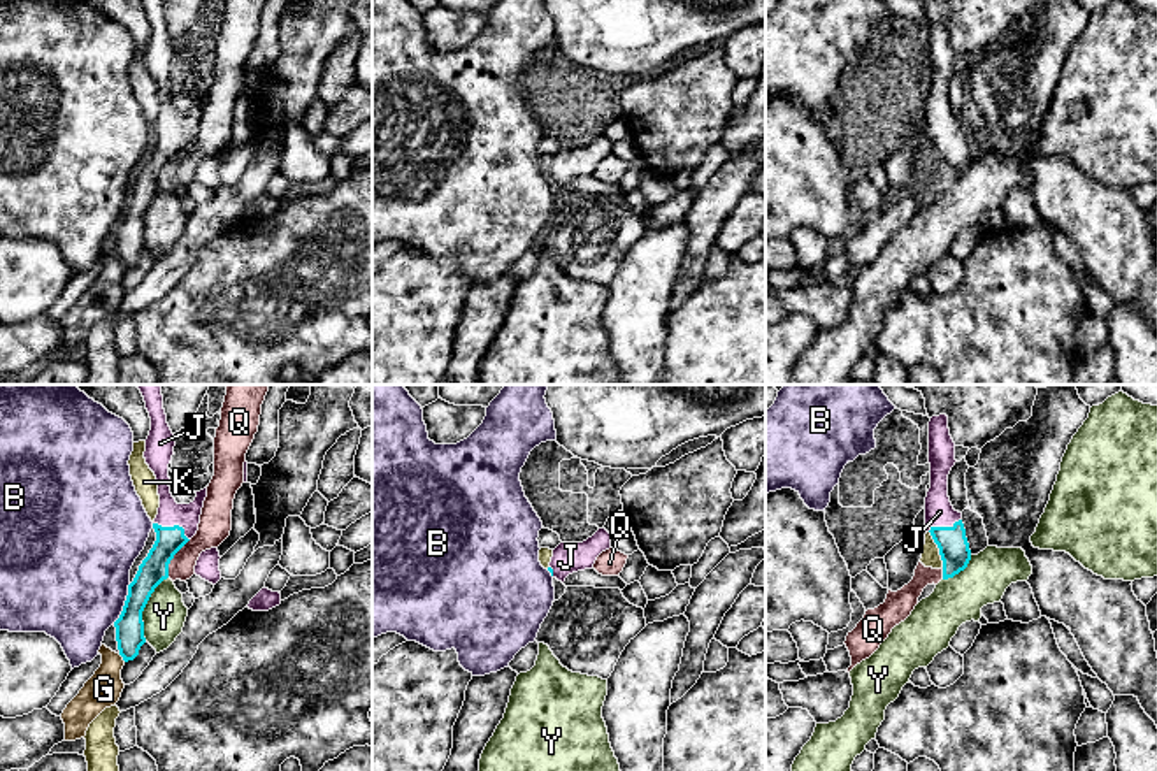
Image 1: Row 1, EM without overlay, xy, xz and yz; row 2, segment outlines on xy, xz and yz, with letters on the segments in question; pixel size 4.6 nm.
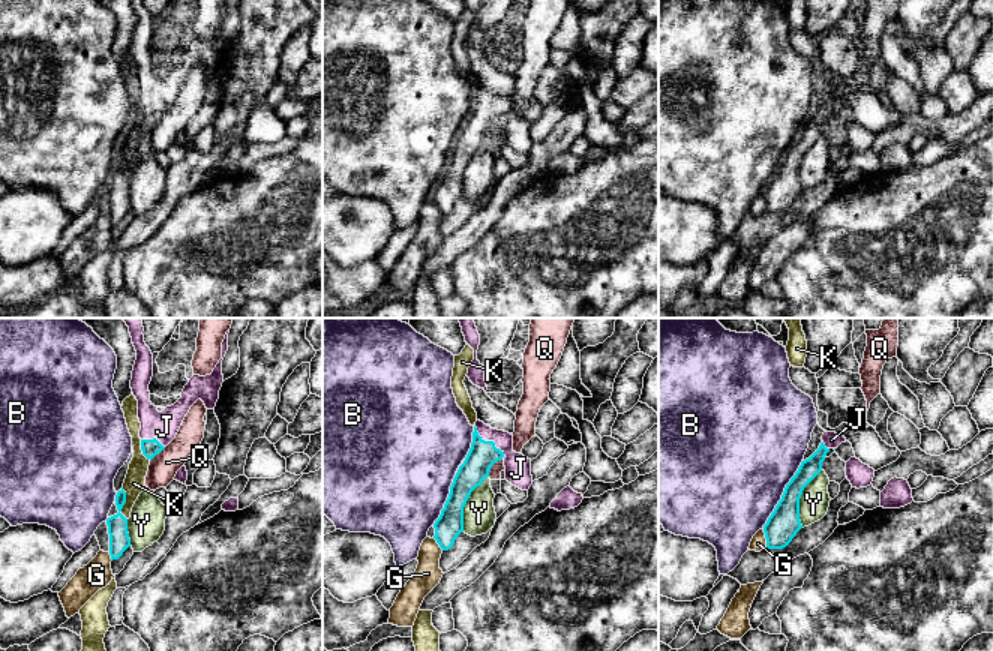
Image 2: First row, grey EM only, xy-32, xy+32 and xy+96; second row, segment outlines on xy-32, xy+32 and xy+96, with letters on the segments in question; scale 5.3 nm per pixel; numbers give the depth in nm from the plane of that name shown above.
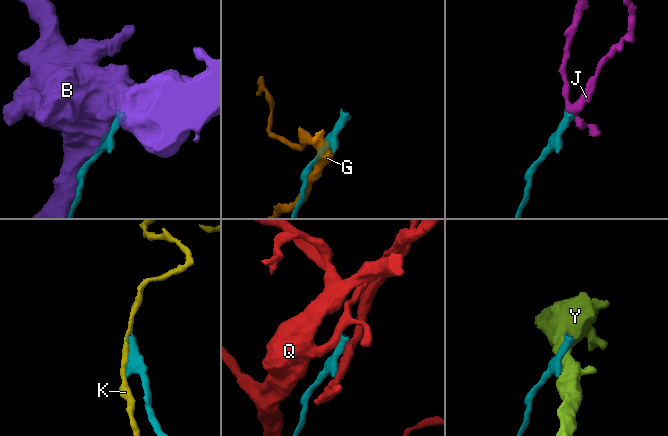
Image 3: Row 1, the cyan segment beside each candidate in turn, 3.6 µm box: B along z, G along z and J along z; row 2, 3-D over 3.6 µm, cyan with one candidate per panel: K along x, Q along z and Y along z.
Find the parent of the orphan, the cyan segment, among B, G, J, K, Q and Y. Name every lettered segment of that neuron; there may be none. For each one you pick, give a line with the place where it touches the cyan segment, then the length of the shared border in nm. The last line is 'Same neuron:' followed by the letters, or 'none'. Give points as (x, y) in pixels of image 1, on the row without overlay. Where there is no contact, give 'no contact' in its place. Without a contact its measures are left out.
J: contact xy (174, 132); length 190 nm
Same neuron: J

